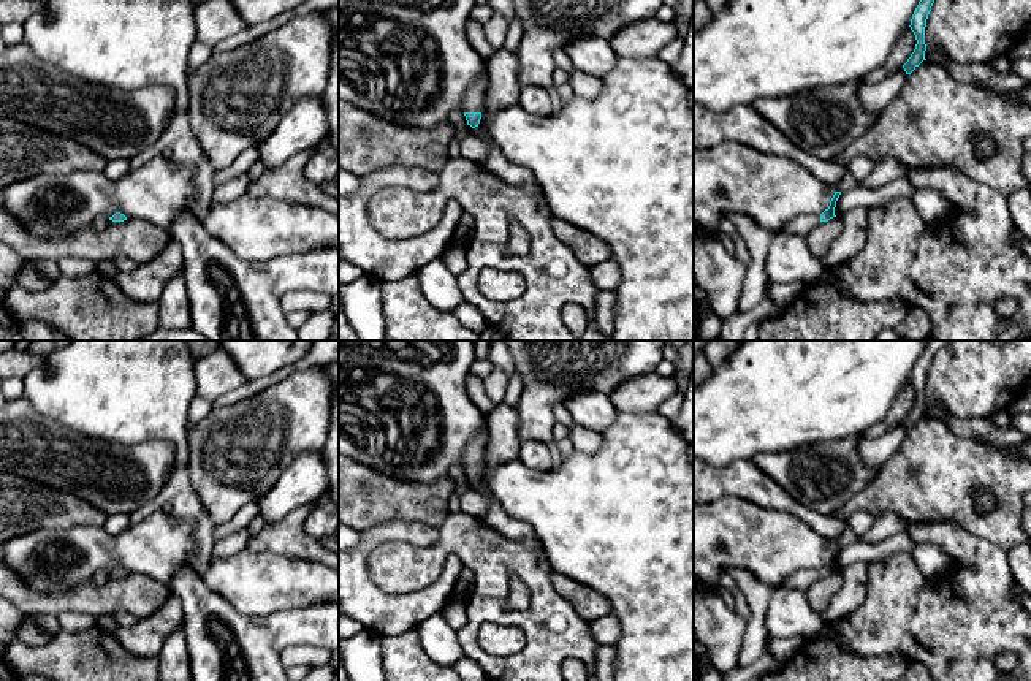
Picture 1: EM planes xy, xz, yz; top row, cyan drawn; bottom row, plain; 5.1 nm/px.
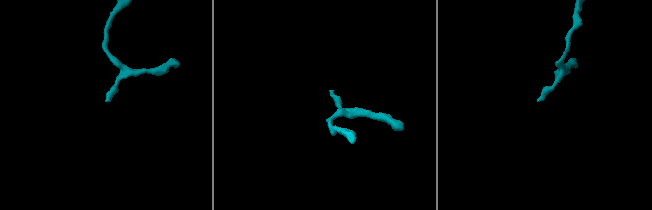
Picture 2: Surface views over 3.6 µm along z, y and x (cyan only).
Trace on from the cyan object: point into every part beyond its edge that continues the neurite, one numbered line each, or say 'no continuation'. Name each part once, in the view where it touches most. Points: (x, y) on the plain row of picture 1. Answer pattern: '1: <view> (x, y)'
1: xz (474, 453)

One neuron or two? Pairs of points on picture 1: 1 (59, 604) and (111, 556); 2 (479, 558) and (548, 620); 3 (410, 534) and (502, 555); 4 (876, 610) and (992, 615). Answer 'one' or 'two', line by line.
1: two
2: one
3: two
4: one

